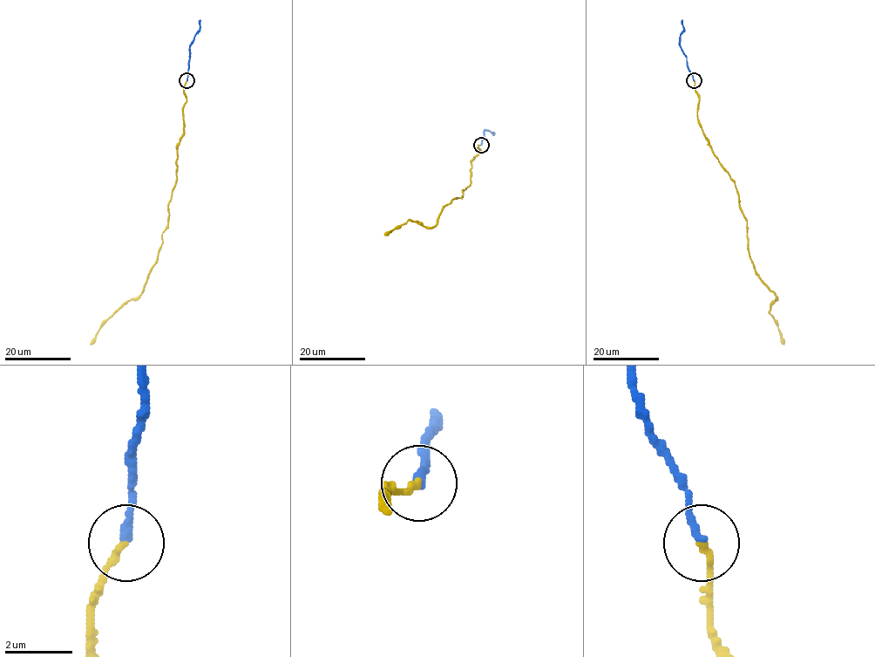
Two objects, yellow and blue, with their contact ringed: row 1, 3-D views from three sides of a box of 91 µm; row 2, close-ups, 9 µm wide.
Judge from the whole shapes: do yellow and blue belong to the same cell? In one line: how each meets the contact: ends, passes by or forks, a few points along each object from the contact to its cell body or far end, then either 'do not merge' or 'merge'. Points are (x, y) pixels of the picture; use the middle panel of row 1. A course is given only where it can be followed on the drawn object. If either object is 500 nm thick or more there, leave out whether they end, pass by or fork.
yellow ends there; blue ends there; yellow runs (481, 144), (471, 162), (471, 184), (462, 190), (461, 197), (442, 209), (434, 226), (408, 221), (384, 235); blue runs (481, 144), (484, 130), (493, 134), (493, 132); merge

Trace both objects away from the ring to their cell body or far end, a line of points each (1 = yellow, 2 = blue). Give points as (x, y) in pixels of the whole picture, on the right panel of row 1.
1: (694, 80), (698, 124), (738, 194), (751, 263), (776, 294), (769, 313), (783, 344)
2: (694, 80), (686, 56), (680, 44), (681, 33), (683, 30), (681, 20)

